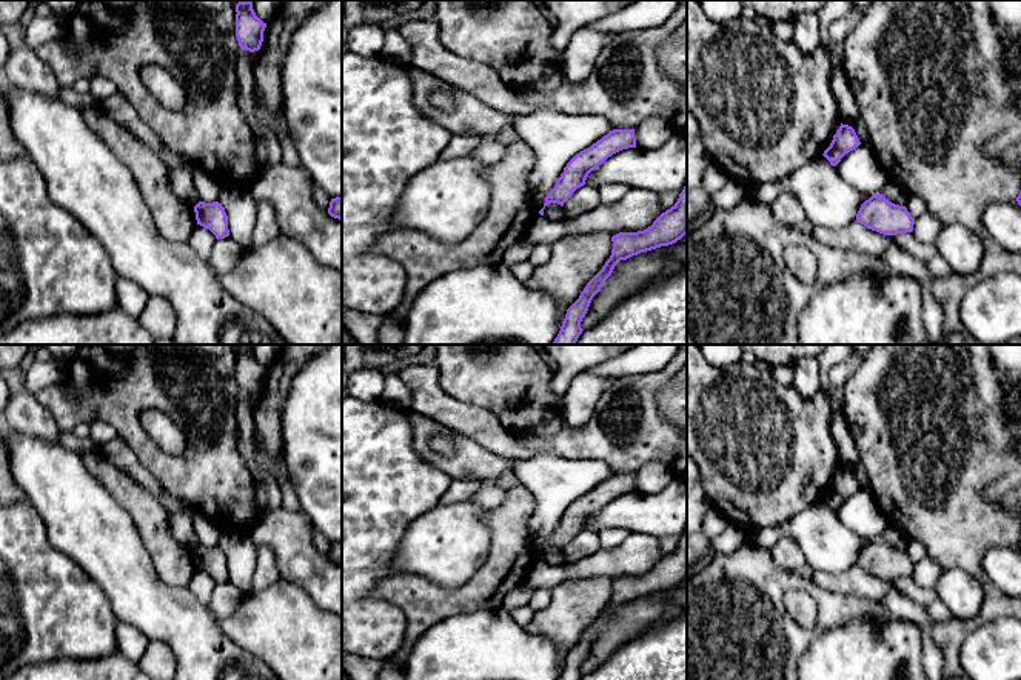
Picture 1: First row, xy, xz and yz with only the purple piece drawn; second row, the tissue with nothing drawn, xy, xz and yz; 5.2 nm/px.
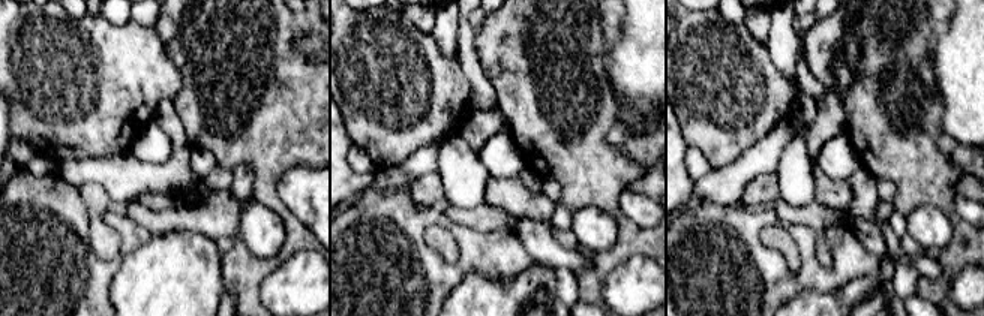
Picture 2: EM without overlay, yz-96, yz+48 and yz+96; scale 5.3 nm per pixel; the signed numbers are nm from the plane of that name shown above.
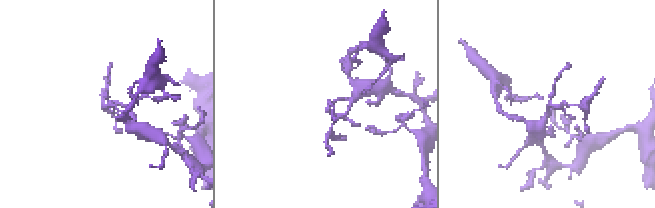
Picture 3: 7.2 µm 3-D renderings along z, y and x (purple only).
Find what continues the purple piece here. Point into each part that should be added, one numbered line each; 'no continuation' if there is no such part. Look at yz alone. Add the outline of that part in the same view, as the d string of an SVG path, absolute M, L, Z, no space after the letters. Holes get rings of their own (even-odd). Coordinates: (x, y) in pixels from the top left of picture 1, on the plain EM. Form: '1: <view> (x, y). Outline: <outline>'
no continuation

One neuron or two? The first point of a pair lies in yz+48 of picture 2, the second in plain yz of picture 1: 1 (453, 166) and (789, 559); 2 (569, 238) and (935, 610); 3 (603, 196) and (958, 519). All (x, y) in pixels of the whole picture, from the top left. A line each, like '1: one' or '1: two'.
1: two
2: two
3: one

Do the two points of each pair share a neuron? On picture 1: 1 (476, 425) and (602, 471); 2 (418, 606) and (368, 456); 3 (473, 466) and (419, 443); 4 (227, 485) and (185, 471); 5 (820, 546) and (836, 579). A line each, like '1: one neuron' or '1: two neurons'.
1: two neurons
2: two neurons
3: one neuron
4: one neuron
5: two neurons

